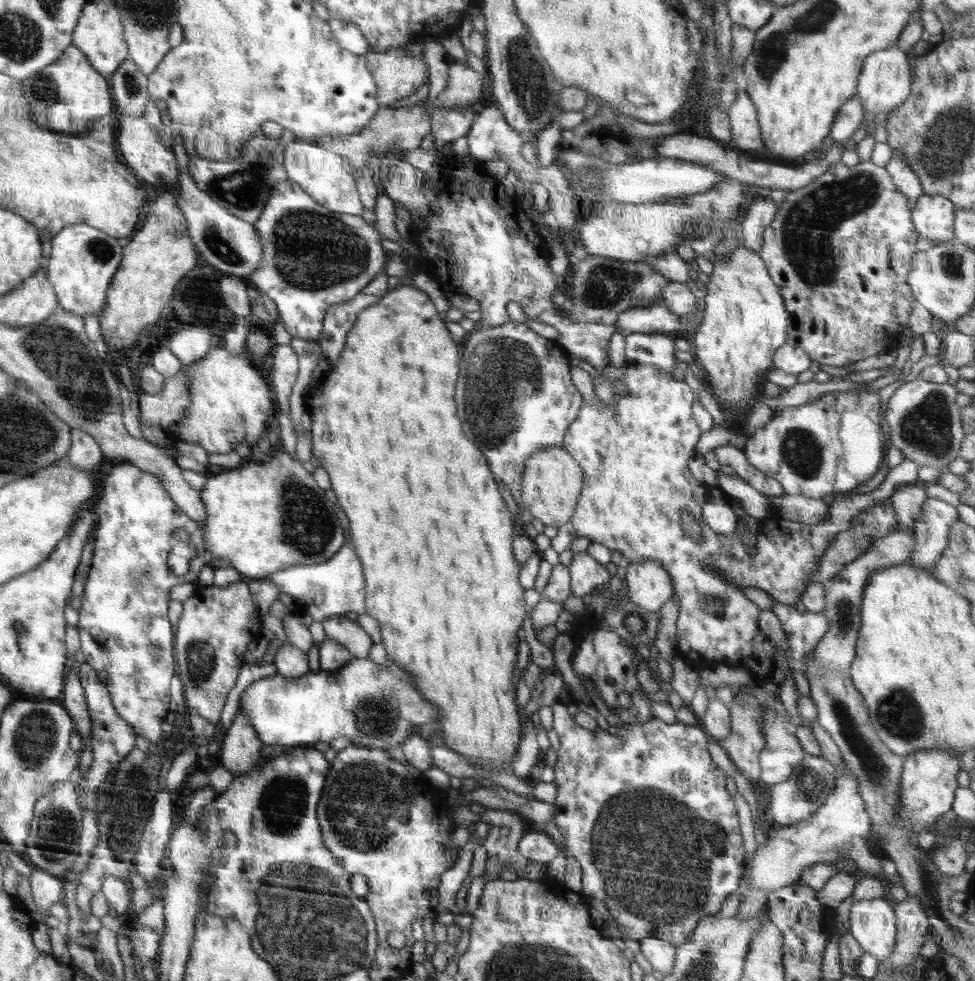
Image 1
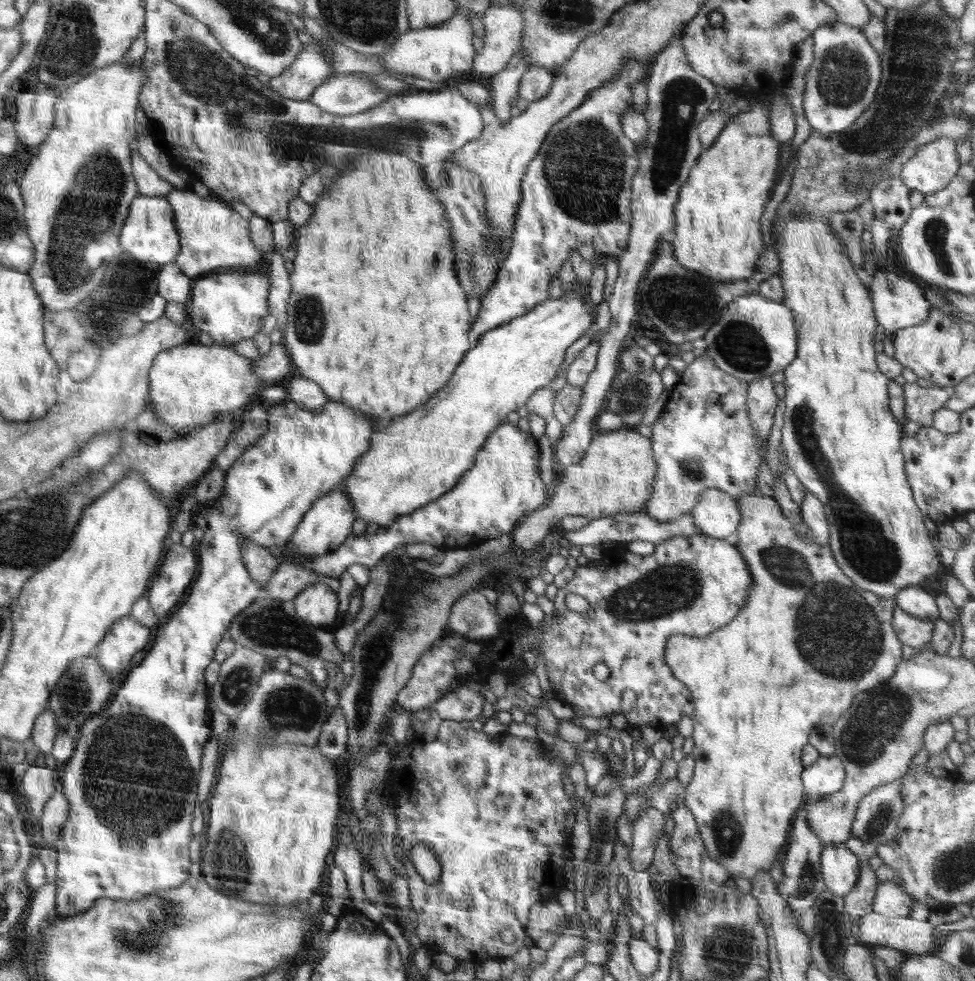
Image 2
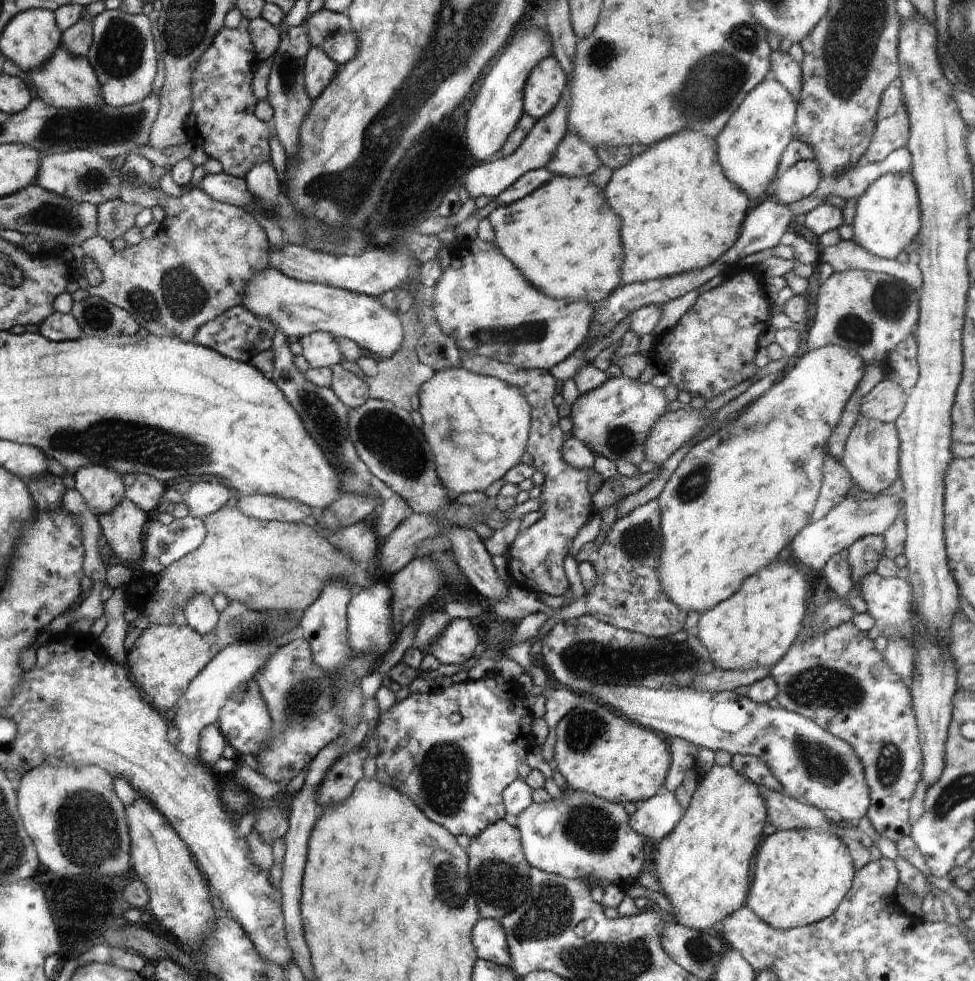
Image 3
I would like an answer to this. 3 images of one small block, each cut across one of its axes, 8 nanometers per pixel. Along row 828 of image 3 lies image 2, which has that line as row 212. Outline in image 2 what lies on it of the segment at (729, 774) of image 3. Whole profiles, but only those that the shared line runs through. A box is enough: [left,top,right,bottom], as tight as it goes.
[672,102,781,282]

